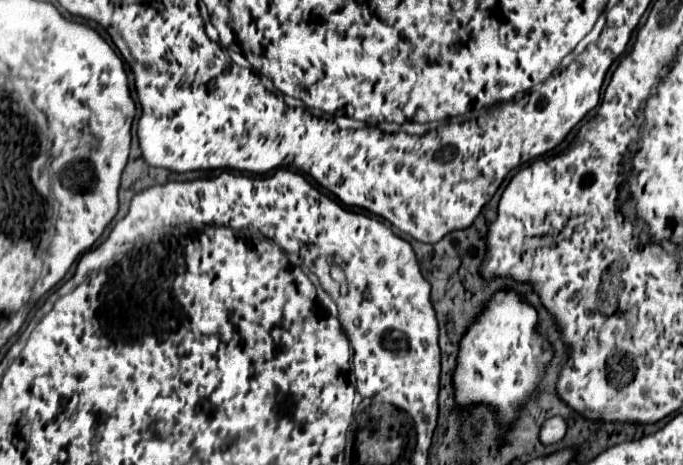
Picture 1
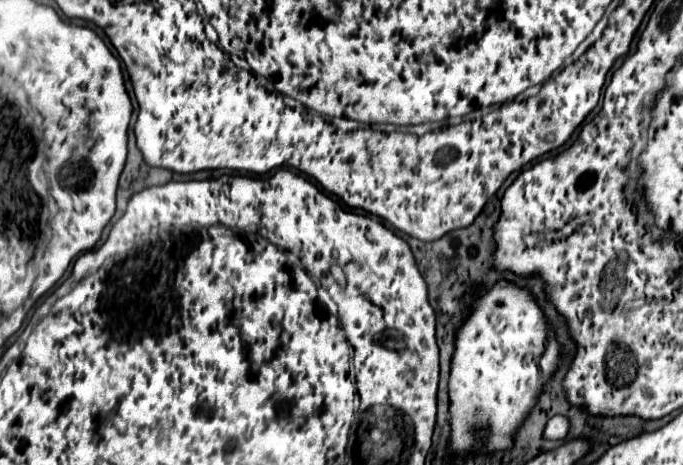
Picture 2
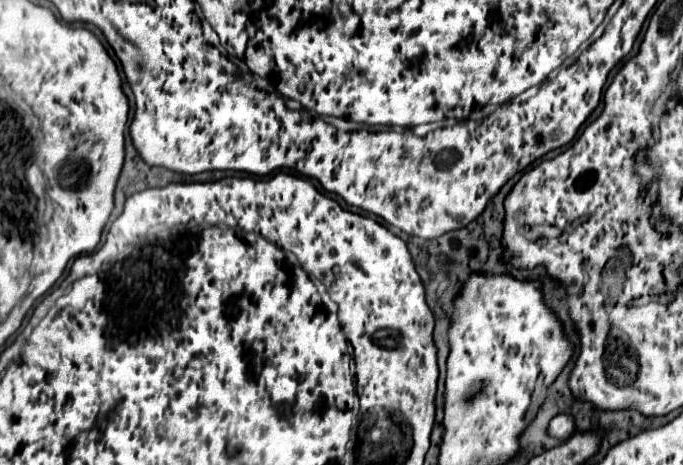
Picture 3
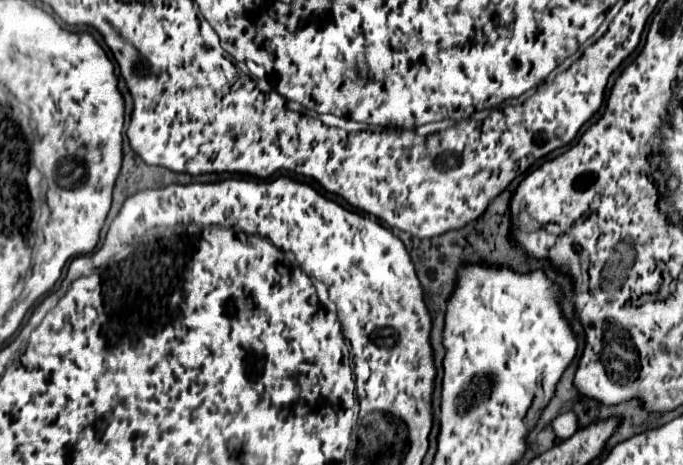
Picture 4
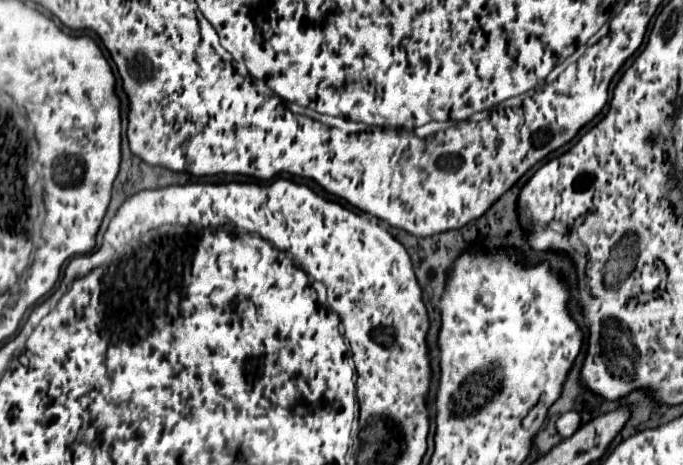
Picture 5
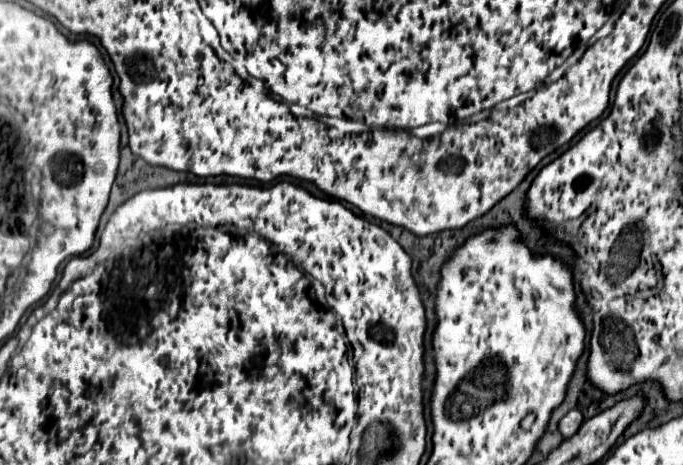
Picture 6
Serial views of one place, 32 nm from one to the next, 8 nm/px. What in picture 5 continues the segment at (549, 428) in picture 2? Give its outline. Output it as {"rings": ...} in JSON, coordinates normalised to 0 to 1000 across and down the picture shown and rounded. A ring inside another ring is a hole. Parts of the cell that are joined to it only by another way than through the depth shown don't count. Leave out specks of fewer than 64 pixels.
{"rings":[[[840,882],[823,890],[823,895],[814,903],[814,929],[817,929],[823,942],[835,942],[846,920],[849,920],[849,895],[846,895],[846,886],[840,886]]]}

